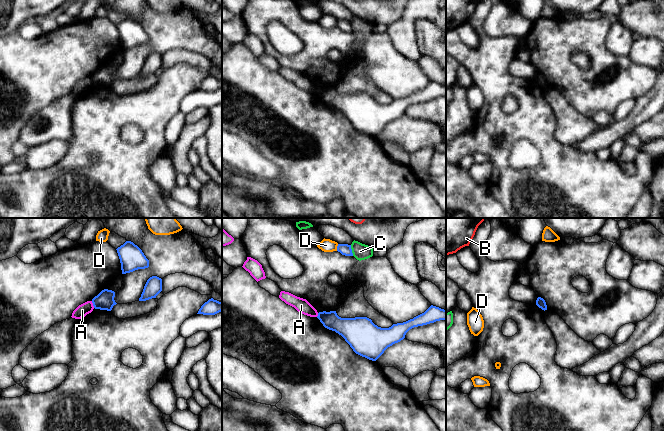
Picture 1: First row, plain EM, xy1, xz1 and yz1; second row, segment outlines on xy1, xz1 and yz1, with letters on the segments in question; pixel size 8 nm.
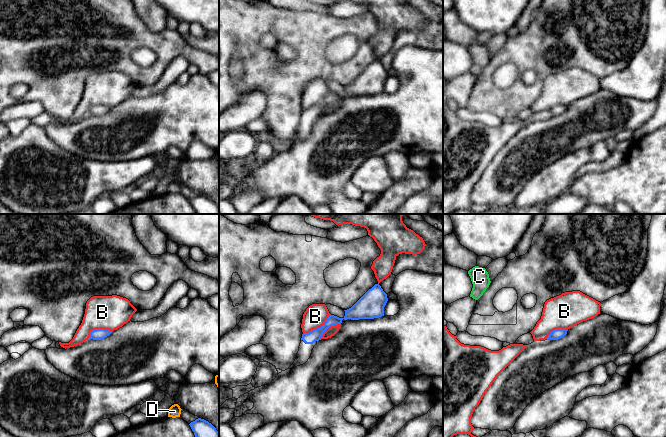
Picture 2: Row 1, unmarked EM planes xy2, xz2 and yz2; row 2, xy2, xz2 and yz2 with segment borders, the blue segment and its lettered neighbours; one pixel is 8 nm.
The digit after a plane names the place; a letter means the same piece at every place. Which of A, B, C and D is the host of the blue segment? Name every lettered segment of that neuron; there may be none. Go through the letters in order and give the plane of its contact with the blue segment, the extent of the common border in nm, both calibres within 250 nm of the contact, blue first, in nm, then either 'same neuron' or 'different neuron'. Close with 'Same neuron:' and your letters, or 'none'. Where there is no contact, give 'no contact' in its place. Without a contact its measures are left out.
A: meets blue in xy1; contact 60 nm long; 150 nm thick on the blue side, 100 nm on the other; different neuron
B: meets blue in xz2; contact 280 nm long; 100 nm thick on the blue side, 180 nm on the other; different neuron
C: meets blue in xz1; contact 90 nm long; 90 nm thick on the blue side, 130 nm on the other; different neuron
D: meets blue in xz1; contact 60 nm long; 90 nm thick on the blue side, 110 nm on the other; different neuron
Same neuron: none

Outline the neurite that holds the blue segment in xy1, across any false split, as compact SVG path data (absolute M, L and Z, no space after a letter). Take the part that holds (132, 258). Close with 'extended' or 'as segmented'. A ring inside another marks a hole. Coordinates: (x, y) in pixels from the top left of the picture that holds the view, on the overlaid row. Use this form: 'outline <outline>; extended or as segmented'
outline M126 241L116 250L120 259L122 274L149 267L149 260L133 242Z; as segmented

